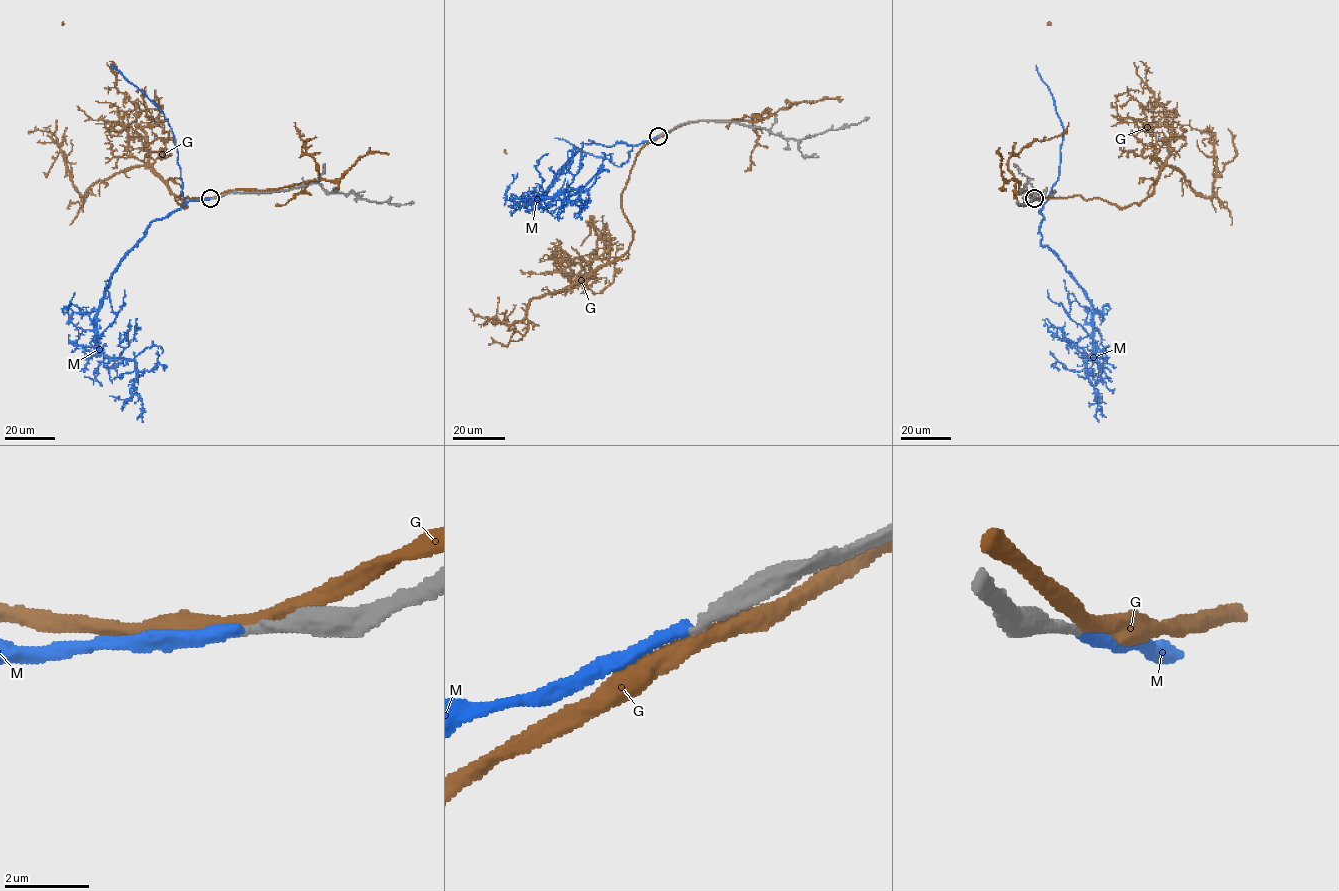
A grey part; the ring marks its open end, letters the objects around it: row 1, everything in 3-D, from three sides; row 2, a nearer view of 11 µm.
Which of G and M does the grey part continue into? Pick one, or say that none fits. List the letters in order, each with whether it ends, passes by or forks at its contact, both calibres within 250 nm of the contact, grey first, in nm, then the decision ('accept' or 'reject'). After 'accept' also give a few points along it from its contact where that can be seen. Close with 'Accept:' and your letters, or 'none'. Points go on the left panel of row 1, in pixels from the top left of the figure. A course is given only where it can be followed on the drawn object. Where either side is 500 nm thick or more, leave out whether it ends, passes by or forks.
G: it passes by | 320/360 nm | reject
M: it ends | 280/320 nm | accept | via (211, 199), (186, 202), (154, 220), (110, 277), (98, 308), (96, 346), (109, 356), (133, 361), (142, 421)
Accept: M

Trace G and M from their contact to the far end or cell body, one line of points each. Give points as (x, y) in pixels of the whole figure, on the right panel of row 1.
G: (1034, 198), (1078, 195), (1119, 207), (1141, 202), (1153, 192), (1165, 163), (1173, 122), (1133, 63), (1047, 22)
M: (1034, 199), (1043, 202), (1040, 243), (1093, 308), (1093, 354), (1086, 361), (1100, 396), (1098, 421)

